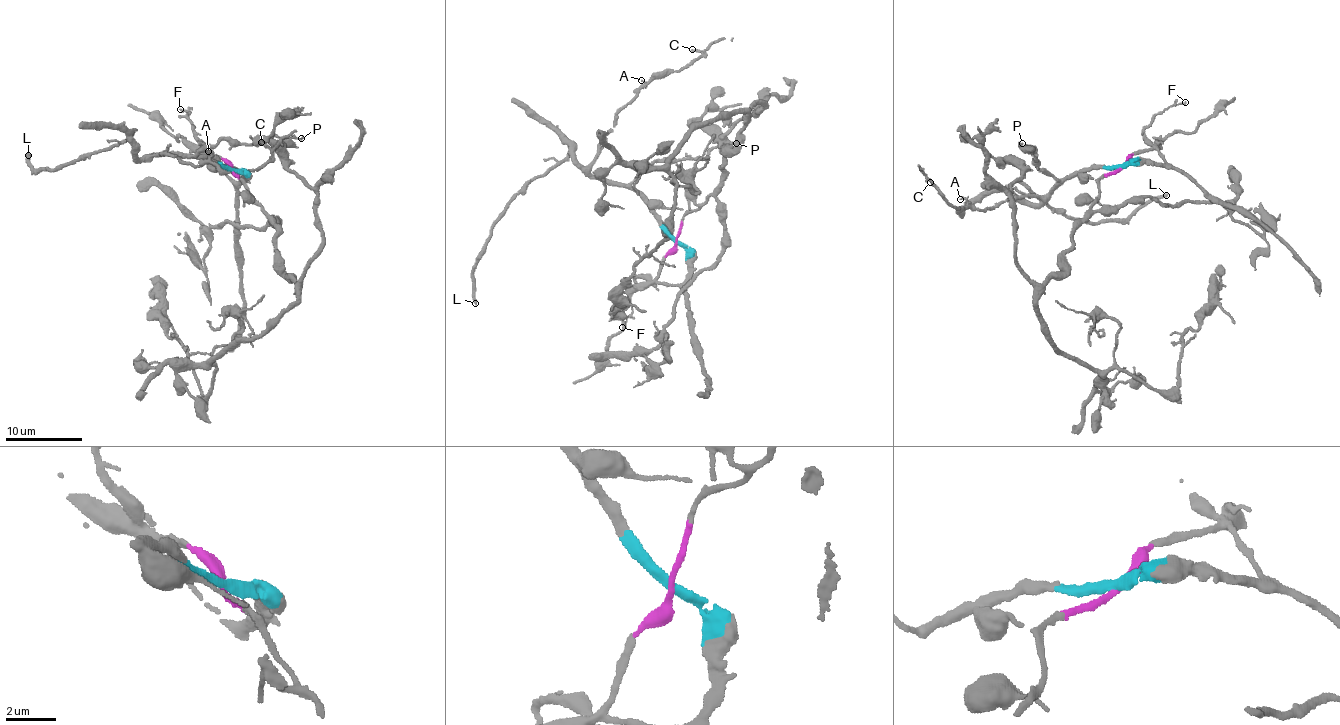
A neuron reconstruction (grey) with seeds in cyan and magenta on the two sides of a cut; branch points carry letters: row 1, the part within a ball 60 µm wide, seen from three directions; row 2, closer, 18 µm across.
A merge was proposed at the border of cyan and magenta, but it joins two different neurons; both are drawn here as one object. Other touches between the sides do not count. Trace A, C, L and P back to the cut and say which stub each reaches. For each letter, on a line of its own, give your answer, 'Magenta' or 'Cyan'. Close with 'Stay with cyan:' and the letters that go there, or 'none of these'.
A: Cyan
C: Cyan
L: Cyan
P: Cyan
Stay with cyan: A, C, L, P

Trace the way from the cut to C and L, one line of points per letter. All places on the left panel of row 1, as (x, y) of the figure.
C: (232, 170), (201, 155), (155, 154), (152, 158), (164, 151), (185, 163), (257, 169), (272, 157), (261, 141)
L: (232, 170), (194, 157), (137, 158), (133, 129), (116, 144), (52, 170), (40, 172), (27, 162), (29, 155)

